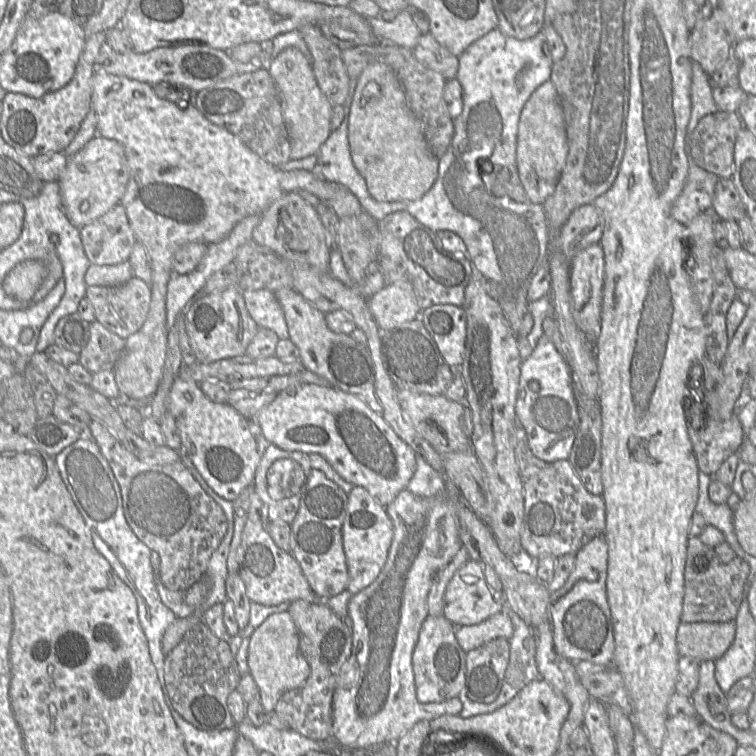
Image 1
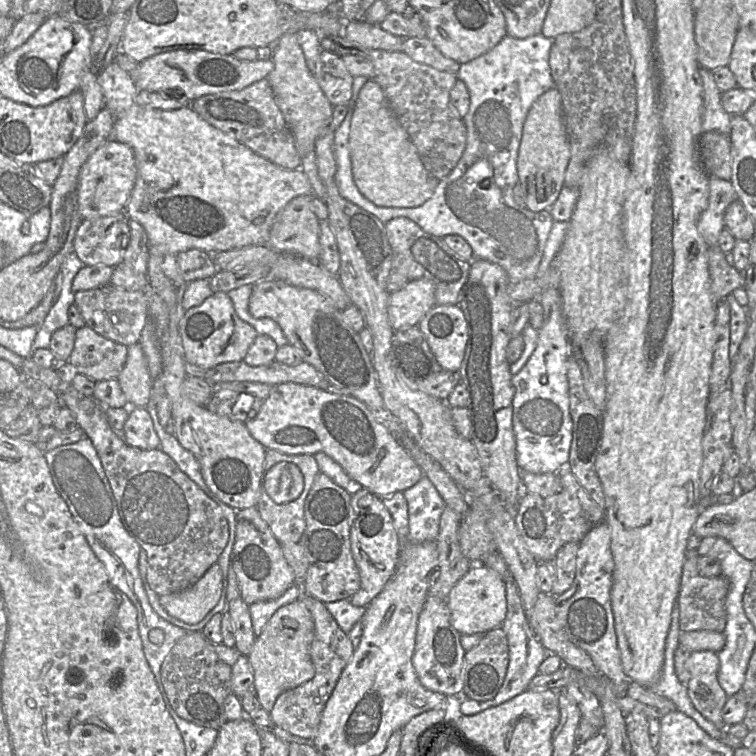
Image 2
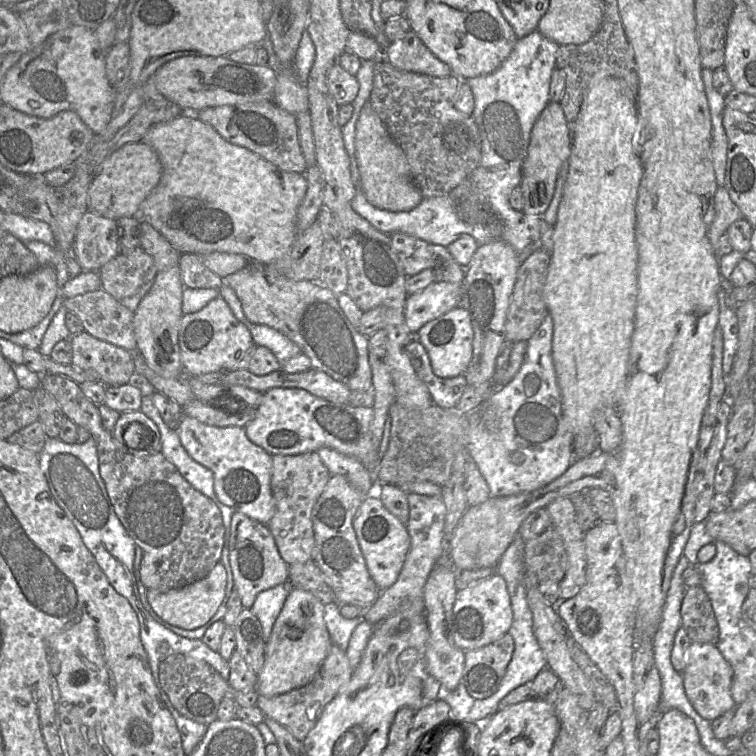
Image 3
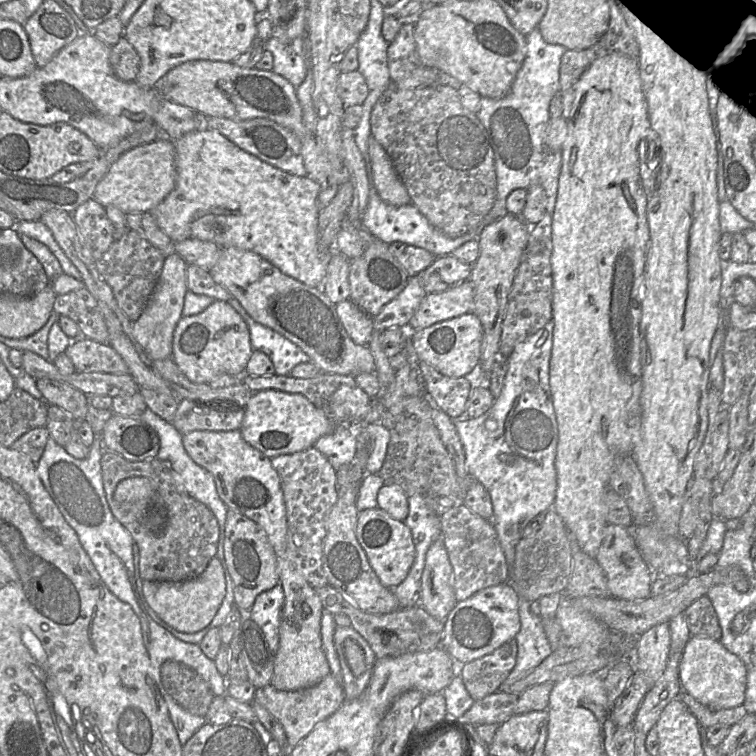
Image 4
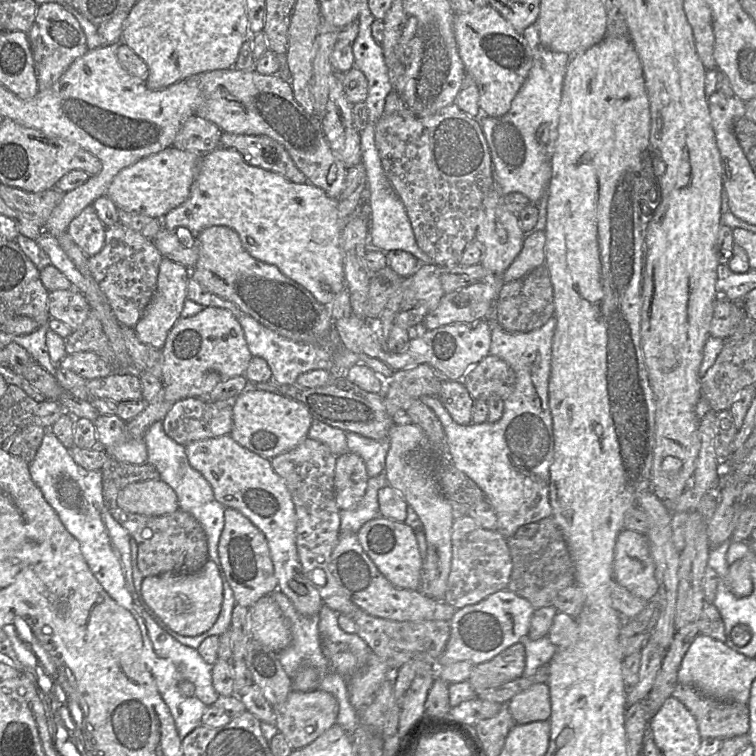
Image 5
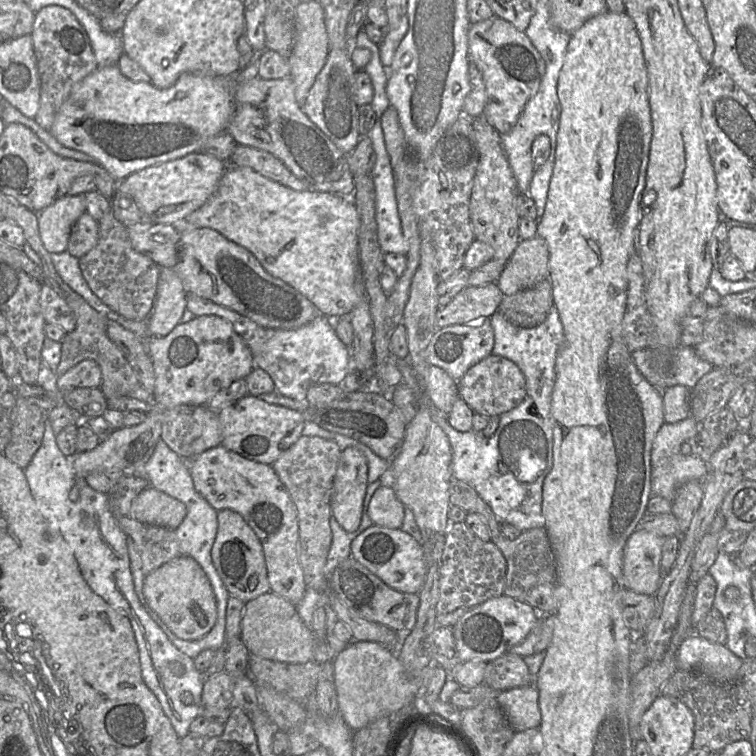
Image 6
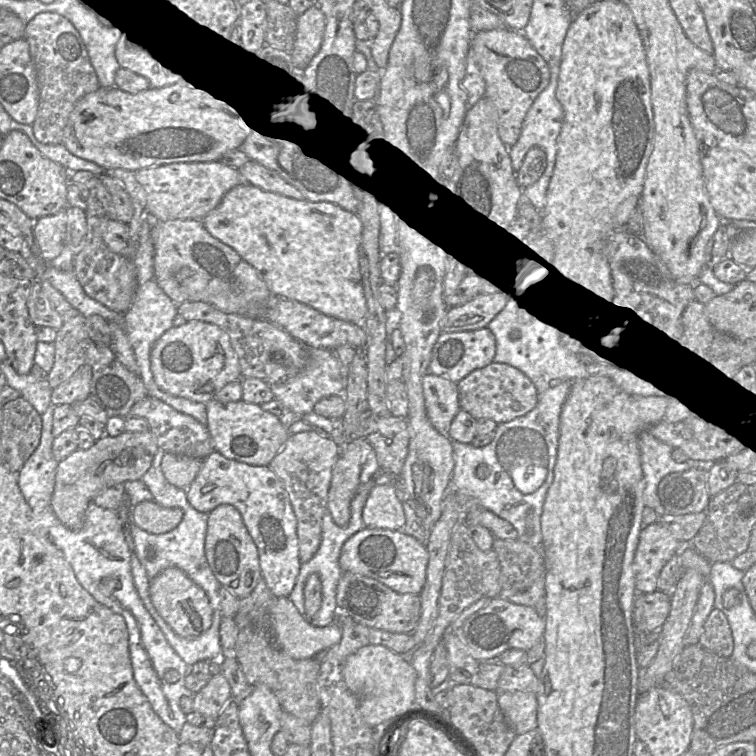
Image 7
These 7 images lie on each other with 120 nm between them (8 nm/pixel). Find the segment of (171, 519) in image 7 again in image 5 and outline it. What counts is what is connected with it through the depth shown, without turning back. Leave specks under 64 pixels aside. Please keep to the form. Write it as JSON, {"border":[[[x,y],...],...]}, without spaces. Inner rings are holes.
{"border":[[[146,480],[128,484],[117,496],[120,508],[146,516],[161,516],[179,509],[176,492],[162,480]]]}

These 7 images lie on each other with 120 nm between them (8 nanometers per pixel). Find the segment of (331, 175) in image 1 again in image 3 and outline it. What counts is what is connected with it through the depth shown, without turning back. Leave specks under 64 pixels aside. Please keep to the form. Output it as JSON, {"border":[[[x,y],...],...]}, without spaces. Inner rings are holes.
{"border":[[[538,30],[532,31],[523,38],[517,39],[510,55],[493,72],[466,80],[474,96],[474,110],[472,118],[475,121],[481,137],[481,159],[476,168],[448,194],[440,197],[424,198],[422,202],[410,211],[390,212],[376,208],[370,204],[361,189],[360,173],[357,166],[355,151],[356,123],[363,105],[369,100],[373,87],[375,61],[362,60],[360,68],[355,75],[359,83],[359,91],[351,103],[353,113],[350,120],[342,127],[344,147],[350,158],[351,180],[356,194],[351,202],[353,210],[367,220],[380,232],[391,235],[404,233],[430,244],[447,247],[457,240],[462,234],[472,236],[478,246],[492,241],[503,241],[515,250],[520,262],[523,262],[534,251],[541,248],[540,224],[543,218],[549,226],[554,226],[557,220],[558,207],[563,196],[563,189],[568,175],[567,163],[561,166],[555,185],[551,202],[543,216],[527,215],[523,211],[514,210],[509,203],[509,197],[516,186],[520,186],[522,178],[522,164],[526,158],[530,142],[532,127],[540,113],[549,102],[551,75],[556,68],[557,51],[559,44],[544,37]]]}

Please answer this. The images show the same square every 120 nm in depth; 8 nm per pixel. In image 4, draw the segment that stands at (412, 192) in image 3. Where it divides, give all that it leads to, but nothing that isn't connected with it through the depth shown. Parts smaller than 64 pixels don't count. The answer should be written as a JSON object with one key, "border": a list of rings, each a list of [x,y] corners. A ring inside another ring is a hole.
{"border":[[[372,137],[368,140],[373,185],[379,197],[393,206],[411,203],[406,187],[399,178],[385,149]]]}

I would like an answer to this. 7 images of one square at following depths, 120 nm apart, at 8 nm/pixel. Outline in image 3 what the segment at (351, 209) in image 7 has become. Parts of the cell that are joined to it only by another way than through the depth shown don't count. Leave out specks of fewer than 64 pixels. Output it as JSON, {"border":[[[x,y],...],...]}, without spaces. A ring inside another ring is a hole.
{"border":[[[192,112],[182,113],[166,122],[153,125],[146,132],[143,142],[157,152],[162,164],[162,175],[158,185],[141,203],[138,218],[151,224],[180,254],[205,255],[211,252],[225,252],[243,255],[255,263],[271,264],[289,251],[299,234],[296,228],[297,209],[308,189],[304,174],[286,172],[247,148],[226,141],[211,125],[201,121]]]}

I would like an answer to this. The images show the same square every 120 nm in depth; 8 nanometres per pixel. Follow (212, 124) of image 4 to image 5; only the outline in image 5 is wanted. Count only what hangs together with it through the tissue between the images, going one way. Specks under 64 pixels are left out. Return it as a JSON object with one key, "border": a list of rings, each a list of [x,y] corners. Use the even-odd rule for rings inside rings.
{"border":[[[222,132],[221,146],[235,149],[249,165],[277,173],[296,184],[307,182],[287,150],[265,135],[239,135]]]}

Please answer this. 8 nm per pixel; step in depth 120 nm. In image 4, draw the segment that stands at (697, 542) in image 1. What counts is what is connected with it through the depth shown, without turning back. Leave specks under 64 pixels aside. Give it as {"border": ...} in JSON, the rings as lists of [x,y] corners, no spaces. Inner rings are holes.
{"border":[[[707,595],[696,600],[685,610],[691,636],[706,636],[720,641],[722,629],[711,600]]]}

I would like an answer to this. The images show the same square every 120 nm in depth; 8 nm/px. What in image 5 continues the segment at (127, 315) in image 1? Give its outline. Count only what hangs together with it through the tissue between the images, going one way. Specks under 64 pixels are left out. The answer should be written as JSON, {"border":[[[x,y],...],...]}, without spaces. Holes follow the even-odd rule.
{"border":[[[75,289],[49,292],[48,312],[50,318],[62,321],[73,331],[83,324],[90,309],[85,295]]]}

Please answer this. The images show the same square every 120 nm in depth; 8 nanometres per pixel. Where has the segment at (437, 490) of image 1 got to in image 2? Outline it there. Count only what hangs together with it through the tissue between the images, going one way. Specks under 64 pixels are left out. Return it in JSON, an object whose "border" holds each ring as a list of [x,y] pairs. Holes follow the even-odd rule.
{"border":[[[427,476],[403,492],[408,504],[408,542],[435,541],[440,532],[440,518],[446,503]]]}

